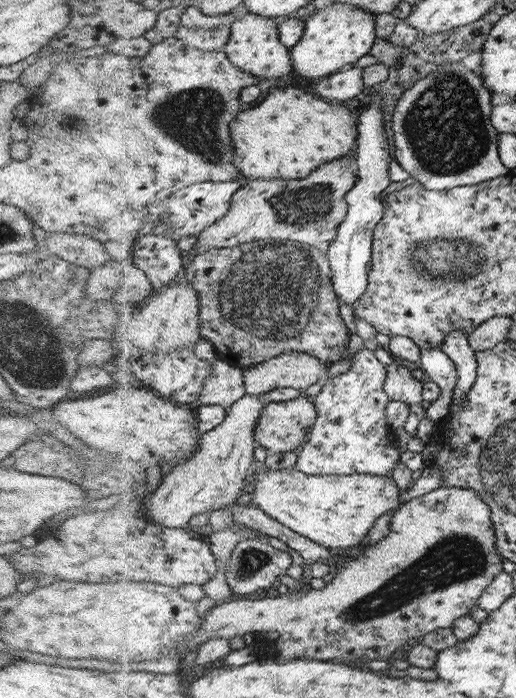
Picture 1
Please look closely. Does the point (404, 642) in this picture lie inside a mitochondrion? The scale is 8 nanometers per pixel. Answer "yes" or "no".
no

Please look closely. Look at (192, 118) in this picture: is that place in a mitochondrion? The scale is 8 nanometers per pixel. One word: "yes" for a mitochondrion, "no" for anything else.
yes

